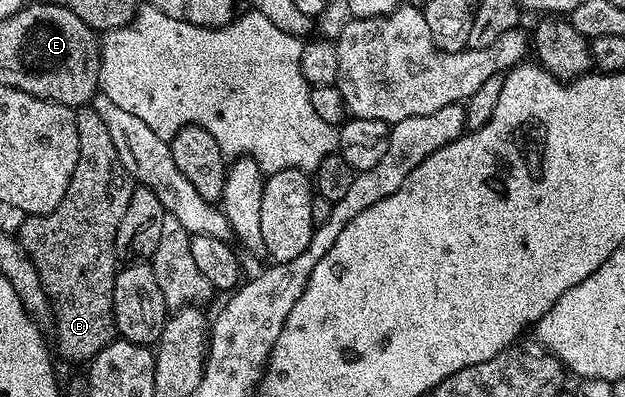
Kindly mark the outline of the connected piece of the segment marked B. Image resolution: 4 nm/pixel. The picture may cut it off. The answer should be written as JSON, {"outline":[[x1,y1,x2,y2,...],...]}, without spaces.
{"outline":[[94,106,78,108,75,120,79,161,69,189,53,213,26,216,17,238,39,274,50,314,55,314,55,343,60,353,71,363,87,365,117,335,113,313,117,225,129,209,136,184,121,165,121,157,113,149,113,137,109,137,109,129,97,117]]}

